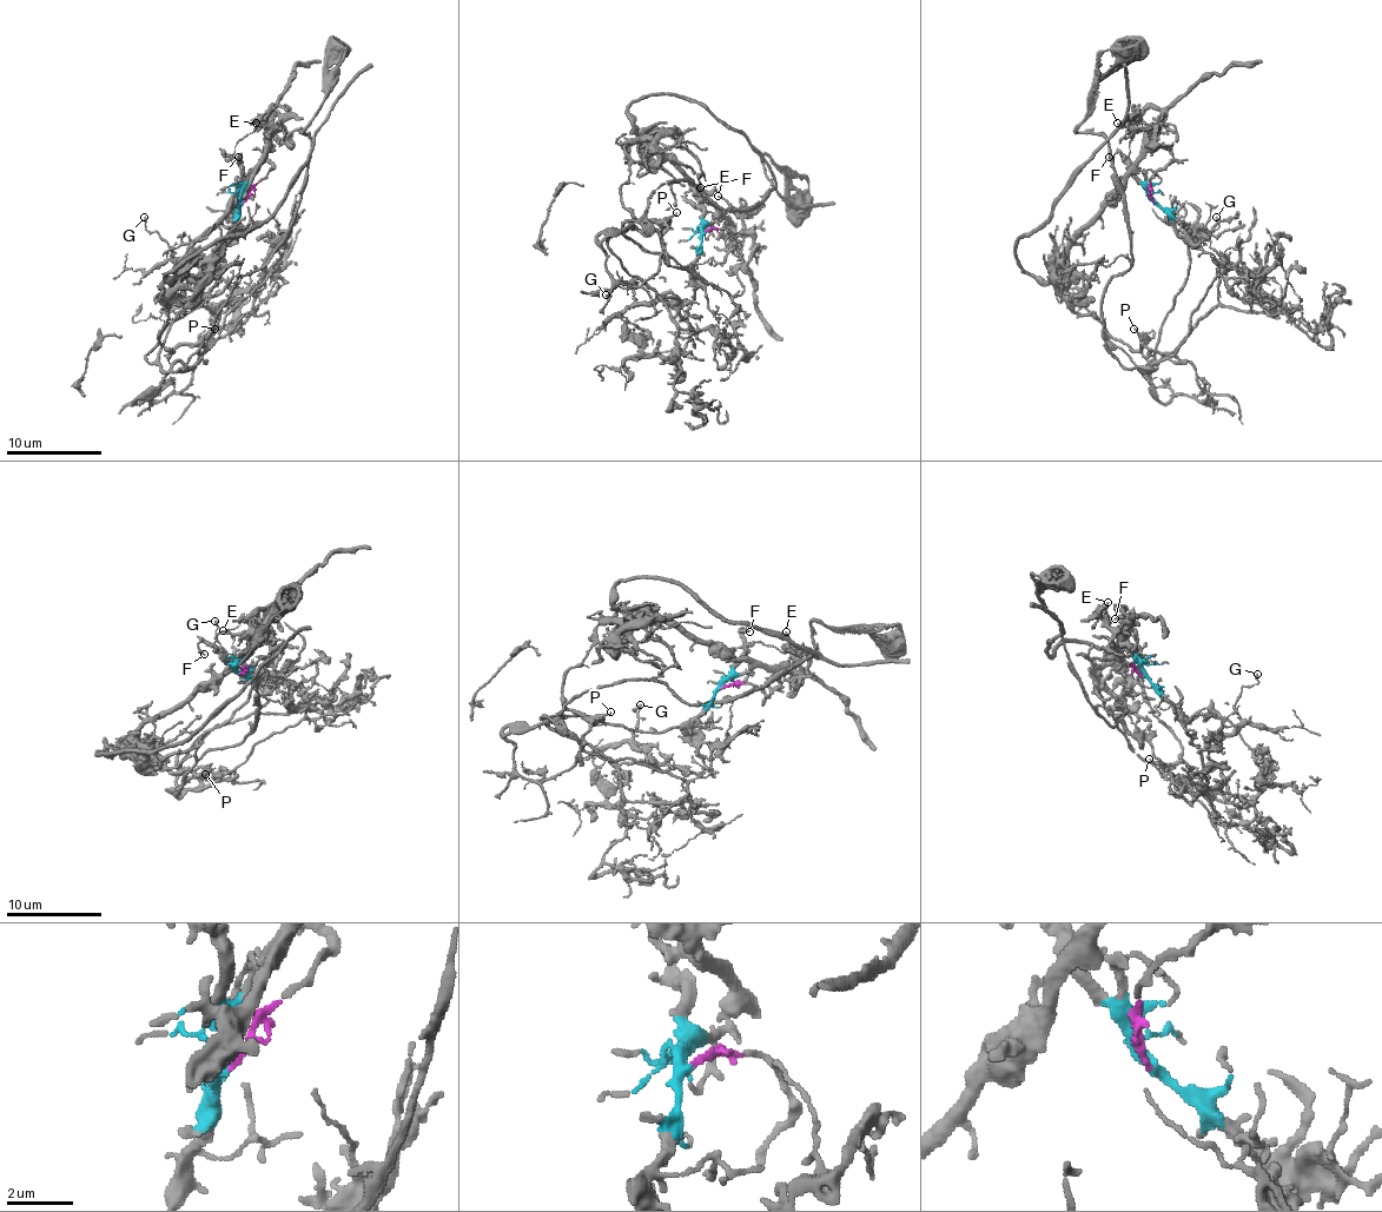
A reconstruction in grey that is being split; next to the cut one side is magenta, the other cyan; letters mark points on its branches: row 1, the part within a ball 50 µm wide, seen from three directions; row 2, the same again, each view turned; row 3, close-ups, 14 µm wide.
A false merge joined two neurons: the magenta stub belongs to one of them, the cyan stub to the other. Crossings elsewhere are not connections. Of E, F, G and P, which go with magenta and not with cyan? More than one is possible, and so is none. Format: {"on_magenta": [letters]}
{"on_magenta": ["E"]}

